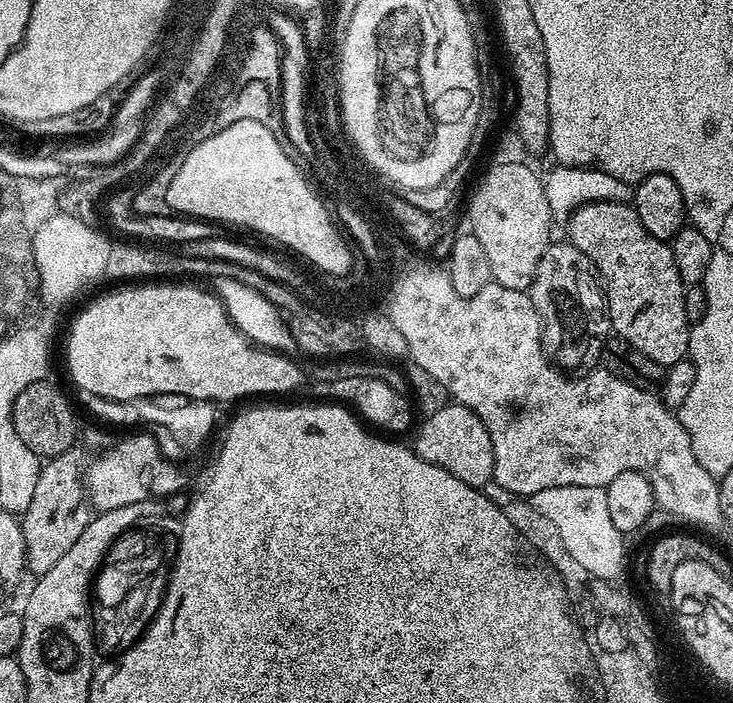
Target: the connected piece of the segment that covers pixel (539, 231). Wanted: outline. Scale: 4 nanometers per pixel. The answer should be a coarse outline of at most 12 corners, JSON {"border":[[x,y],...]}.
{"border":[[489,167],[467,227],[493,281],[531,287],[554,221],[541,173]]}

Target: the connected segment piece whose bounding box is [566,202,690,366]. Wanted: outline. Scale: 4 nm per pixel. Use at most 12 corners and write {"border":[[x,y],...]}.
{"border":[[587,204],[567,239],[599,273],[611,331],[685,359],[686,286],[635,207]]}

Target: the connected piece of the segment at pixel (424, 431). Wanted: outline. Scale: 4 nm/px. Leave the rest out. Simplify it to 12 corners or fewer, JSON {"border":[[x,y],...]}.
{"border":[[472,410],[427,415],[414,450],[472,488],[491,483],[493,443]]}

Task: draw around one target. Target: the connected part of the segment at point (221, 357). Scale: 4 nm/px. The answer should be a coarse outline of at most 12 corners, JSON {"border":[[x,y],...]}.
{"border":[[121,287],[73,322],[82,393],[220,402],[301,387],[211,291]]}

